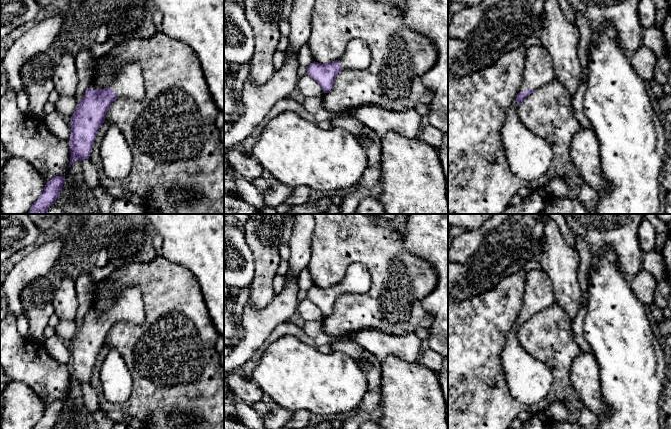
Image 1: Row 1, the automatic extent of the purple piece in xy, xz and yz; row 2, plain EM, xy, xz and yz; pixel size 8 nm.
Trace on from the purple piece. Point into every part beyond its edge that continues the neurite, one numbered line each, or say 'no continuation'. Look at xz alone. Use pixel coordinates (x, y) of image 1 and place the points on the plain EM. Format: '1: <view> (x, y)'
1: xz (357, 279)

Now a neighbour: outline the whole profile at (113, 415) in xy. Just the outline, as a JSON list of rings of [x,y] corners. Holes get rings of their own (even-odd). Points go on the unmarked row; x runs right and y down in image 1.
[[[121,411],[108,412],[108,418],[111,419],[113,422],[117,422],[118,420],[123,419],[127,415],[127,413]]]

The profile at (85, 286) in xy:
[[[90,272],[81,274],[76,281],[76,295],[78,298],[78,309],[75,320],[82,324],[85,316],[92,307],[93,294],[97,282],[92,279]]]

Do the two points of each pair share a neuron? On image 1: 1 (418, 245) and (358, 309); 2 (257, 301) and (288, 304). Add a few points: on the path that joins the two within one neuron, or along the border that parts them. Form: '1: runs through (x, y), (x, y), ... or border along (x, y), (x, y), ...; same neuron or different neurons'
1: border along (401, 231), (403, 246), (431, 265); different neurons
2: border along (277, 295), (261, 308), (254, 309), (248, 301); different neurons

